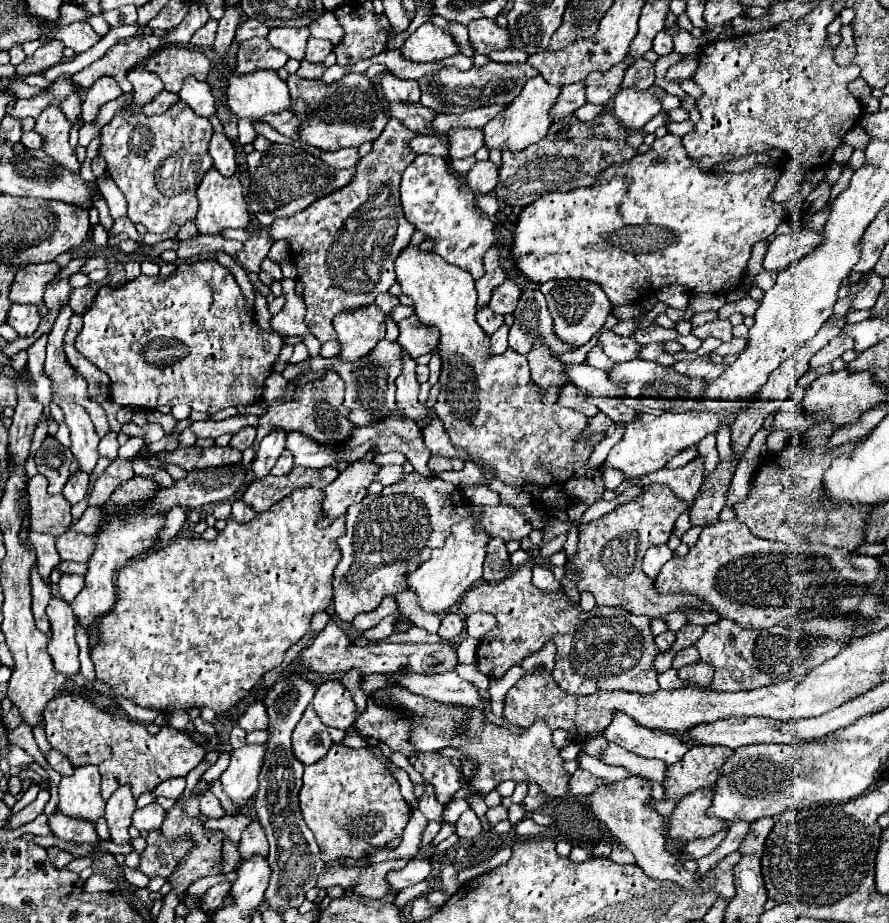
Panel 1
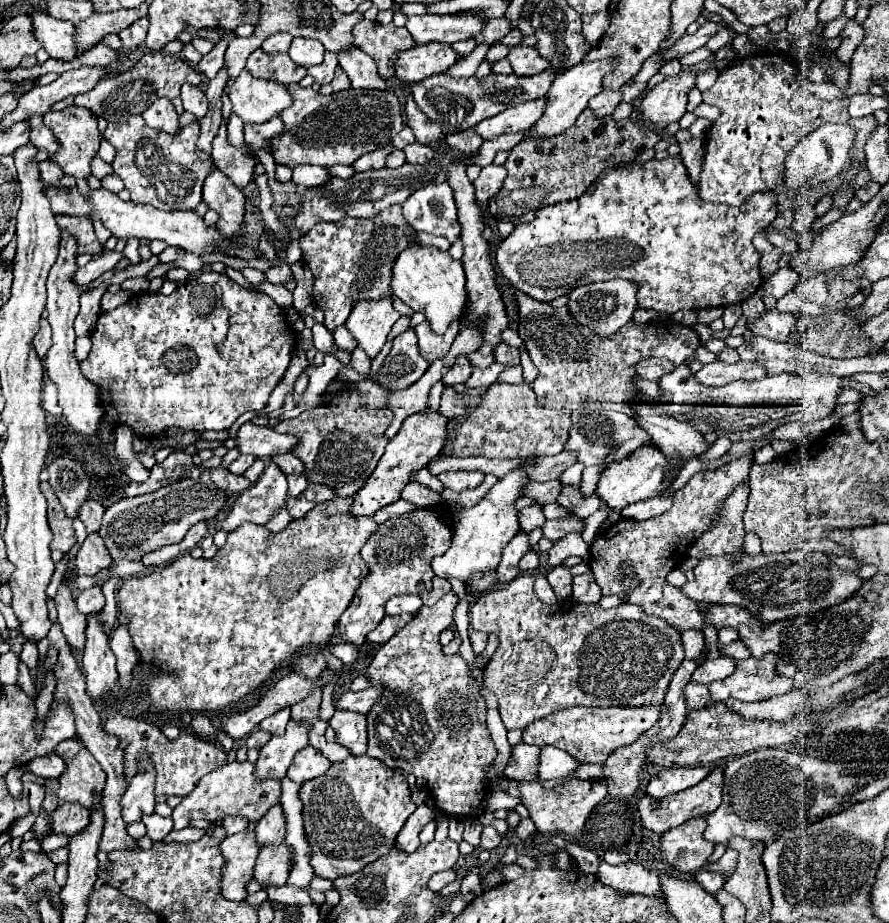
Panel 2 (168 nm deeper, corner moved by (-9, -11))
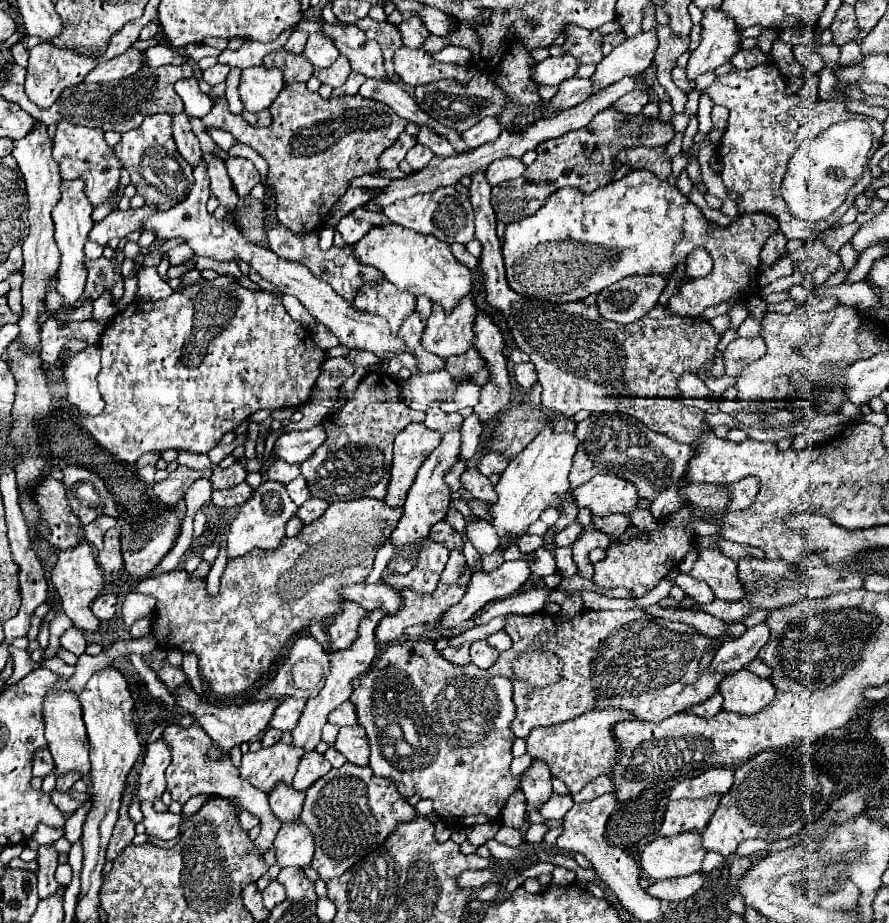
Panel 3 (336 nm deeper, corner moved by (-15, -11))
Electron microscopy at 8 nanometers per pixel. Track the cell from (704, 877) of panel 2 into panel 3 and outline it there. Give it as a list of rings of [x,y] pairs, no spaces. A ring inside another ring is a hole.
[[[693,873],[689,877],[671,877],[671,879],[663,879],[657,881],[653,885],[649,885],[647,893],[655,899],[663,899],[663,901],[683,901],[687,897],[691,897],[693,893],[697,893],[703,885],[703,877],[699,873]]]

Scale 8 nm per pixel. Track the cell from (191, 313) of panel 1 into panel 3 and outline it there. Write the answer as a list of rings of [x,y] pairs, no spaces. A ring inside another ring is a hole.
[[[219,275],[213,281],[201,279],[193,285],[181,287],[171,297],[161,299],[161,301],[137,301],[137,303],[129,305],[127,309],[119,311],[109,321],[109,325],[99,341],[99,347],[101,347],[101,365],[103,367],[101,367],[101,373],[97,379],[99,379],[101,397],[105,401],[105,409],[95,417],[81,415],[81,425],[101,447],[105,447],[109,453],[117,455],[121,461],[125,461],[129,465],[133,465],[143,453],[149,453],[149,451],[153,451],[157,455],[161,455],[167,449],[189,451],[189,453],[207,453],[221,441],[221,437],[225,433],[235,431],[255,411],[299,407],[299,405],[307,403],[311,397],[311,391],[315,387],[315,381],[319,377],[319,367],[327,359],[325,351],[315,345],[309,331],[291,319],[291,315],[281,305],[279,297],[275,297],[273,293],[267,293],[267,291],[249,291],[243,285],[239,285],[239,281],[233,275]]]

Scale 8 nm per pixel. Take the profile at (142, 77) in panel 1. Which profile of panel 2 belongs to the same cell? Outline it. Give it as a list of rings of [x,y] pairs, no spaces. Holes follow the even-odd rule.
[[[161,97],[157,99],[149,109],[145,109],[145,113],[141,113],[141,117],[145,119],[145,125],[155,125],[161,131],[167,133],[177,133],[179,131],[179,115],[175,113],[175,107],[169,99]]]

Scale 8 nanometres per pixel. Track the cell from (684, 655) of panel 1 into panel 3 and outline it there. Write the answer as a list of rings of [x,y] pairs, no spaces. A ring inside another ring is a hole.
[[[659,604],[650,605],[647,607],[633,607],[634,609],[640,609],[651,615],[652,617],[659,617],[664,619],[673,619],[673,621],[683,621],[683,623],[689,623],[693,625],[695,629],[699,629],[699,633],[705,633],[709,637],[721,637],[722,635],[728,635],[731,639],[736,639],[743,635],[743,631],[747,629],[745,625],[741,627],[739,623],[723,623],[721,619],[705,613],[705,611],[697,611],[697,609],[673,609],[667,607],[661,607]]]

